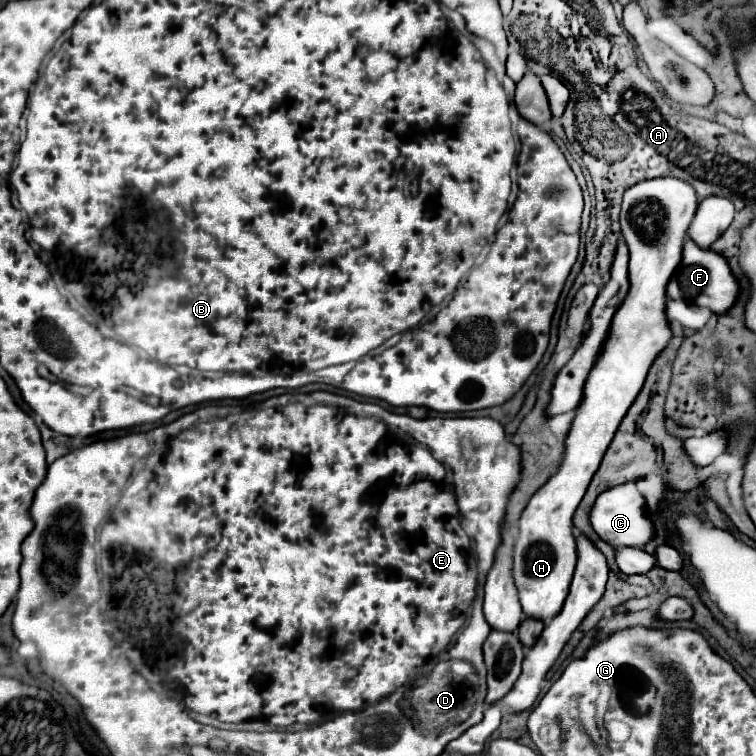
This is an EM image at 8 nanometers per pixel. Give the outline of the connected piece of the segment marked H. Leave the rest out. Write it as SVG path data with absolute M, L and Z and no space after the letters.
M657 178L657 180L645 180L635 184L623 194L623 208L621 208L621 232L625 236L625 242L629 246L629 296L621 304L621 308L613 316L609 340L605 342L605 348L601 356L597 358L583 390L583 402L581 408L577 410L569 436L567 436L567 450L561 468L549 478L549 482L535 492L535 496L529 500L527 508L523 510L519 518L519 538L513 548L513 578L517 586L517 596L519 604L523 610L525 618L535 618L535 620L551 620L557 616L557 612L563 608L563 602L569 594L569 584L571 576L575 570L577 562L577 550L575 550L575 538L573 538L573 512L579 506L581 498L585 496L585 488L589 486L589 480L593 478L595 470L601 464L601 458L613 440L613 434L633 404L635 396L639 394L647 370L653 364L655 356L665 348L671 330L665 318L665 286L675 270L675 266L681 260L681 244L687 232L689 222L693 220L697 210L697 196L693 186L689 186L683 180L675 178Z

